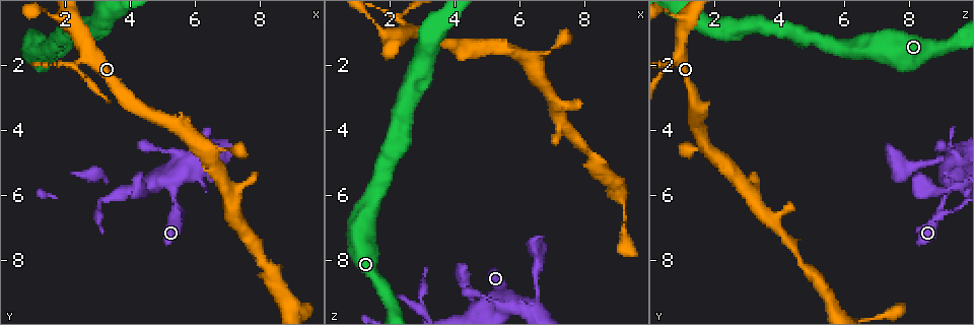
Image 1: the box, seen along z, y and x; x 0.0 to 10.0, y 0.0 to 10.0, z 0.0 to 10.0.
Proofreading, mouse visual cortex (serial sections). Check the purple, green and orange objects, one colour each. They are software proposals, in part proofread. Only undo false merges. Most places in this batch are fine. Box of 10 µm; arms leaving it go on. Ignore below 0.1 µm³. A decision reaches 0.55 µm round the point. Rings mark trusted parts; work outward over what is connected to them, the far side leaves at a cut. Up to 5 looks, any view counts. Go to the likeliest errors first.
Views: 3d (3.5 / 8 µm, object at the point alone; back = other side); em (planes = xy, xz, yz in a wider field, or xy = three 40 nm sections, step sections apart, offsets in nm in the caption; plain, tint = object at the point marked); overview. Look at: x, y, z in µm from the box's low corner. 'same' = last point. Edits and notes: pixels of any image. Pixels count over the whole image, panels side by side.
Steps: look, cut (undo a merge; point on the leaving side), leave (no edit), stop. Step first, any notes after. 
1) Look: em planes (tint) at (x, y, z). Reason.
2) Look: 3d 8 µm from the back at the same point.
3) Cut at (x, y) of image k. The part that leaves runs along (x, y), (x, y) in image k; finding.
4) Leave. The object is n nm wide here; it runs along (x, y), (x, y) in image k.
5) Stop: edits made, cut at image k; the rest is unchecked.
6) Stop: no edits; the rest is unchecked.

Look: 3d 3.5 µm at (2.30, 2.00, 0.70). Three-way junction.

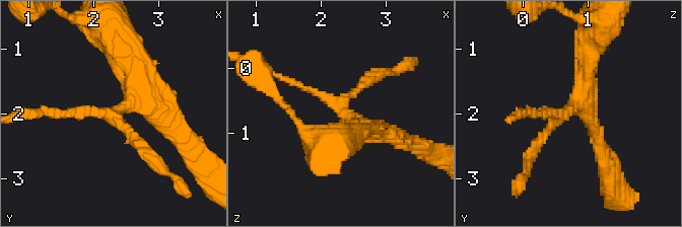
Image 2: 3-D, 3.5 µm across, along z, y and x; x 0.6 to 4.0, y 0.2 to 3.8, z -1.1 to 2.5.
Look: em xy step 5 (tint) at (2.35, 1.95, 0.65). 3 arms meet here; the arms are 100, 150, 300 nm wide.

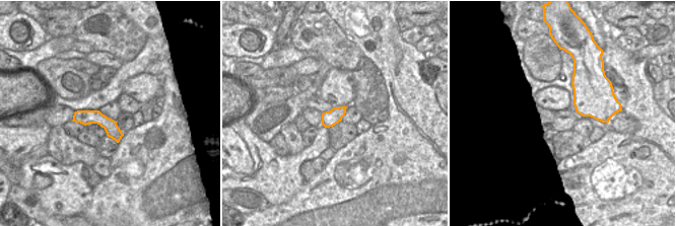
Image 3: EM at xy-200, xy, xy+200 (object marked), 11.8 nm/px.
Leave. It runs along (75, 119), (98, 118), (120, 134) in image 3; one cell here.

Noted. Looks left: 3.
Look: 3d 3.5 µm at (5.35, 5.55, 9.25). Four or more arms meet.

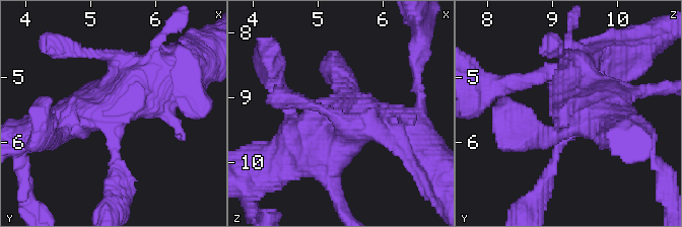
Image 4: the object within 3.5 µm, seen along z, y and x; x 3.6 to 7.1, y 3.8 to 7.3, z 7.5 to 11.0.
Look: em xy step 1 (tint) at the same point. Now the EM.

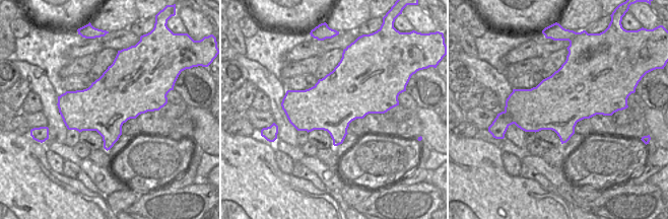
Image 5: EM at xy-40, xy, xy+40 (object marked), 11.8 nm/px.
Leave. It runs along (117, 175), (111, 112), (163, 69) in image 4; continuous, no second cell.

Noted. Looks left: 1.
Stop: no edits; the rest is unchecked.

